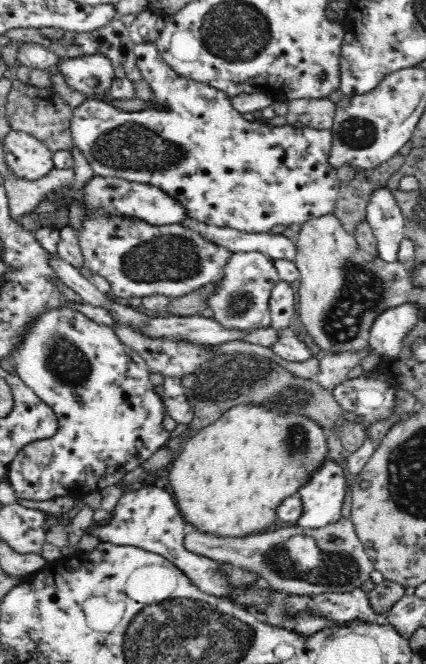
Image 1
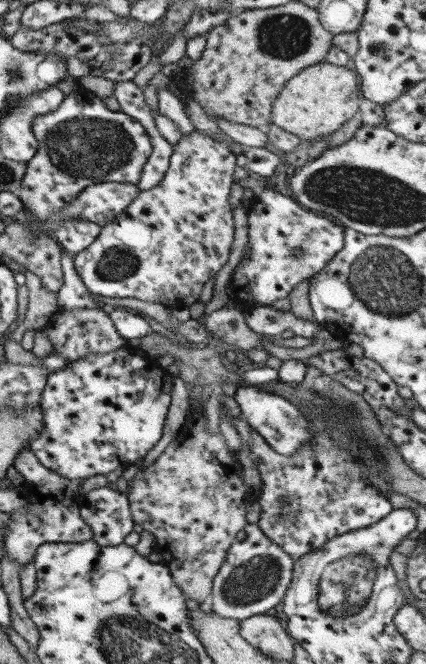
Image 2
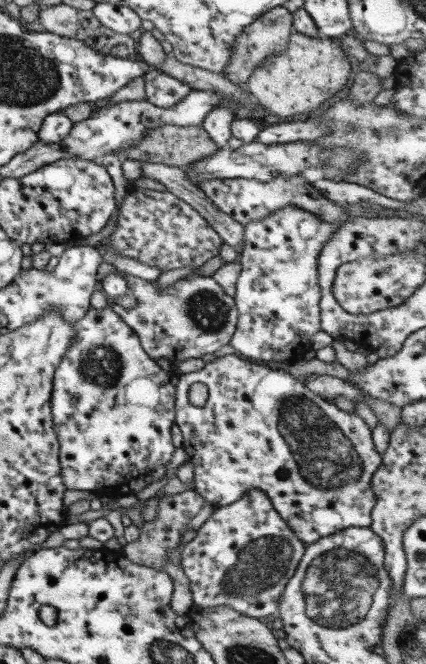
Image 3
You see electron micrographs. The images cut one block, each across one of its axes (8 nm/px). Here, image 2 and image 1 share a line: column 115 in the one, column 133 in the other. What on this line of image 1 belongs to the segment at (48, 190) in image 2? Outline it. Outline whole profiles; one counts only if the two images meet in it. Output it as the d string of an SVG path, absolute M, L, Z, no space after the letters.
M146 41L142 44L136 44L134 54L137 58L137 65L141 70L141 75L150 88L154 90L160 103L166 105L165 110L157 108L146 108L138 112L123 112L115 108L110 103L103 102L102 97L87 98L87 100L73 109L73 118L70 125L71 137L73 143L85 156L88 164L96 175L104 178L116 177L123 178L133 183L144 183L150 186L161 188L166 194L169 194L174 200L177 200L185 208L187 216L200 222L216 225L219 227L230 227L239 231L260 233L270 232L276 224L289 227L291 224L302 224L306 220L318 218L319 216L332 213L335 207L336 199L339 196L341 181L336 177L336 169L328 163L329 154L332 146L333 133L330 129L313 129L310 127L302 127L297 129L292 125L273 126L267 122L244 120L243 115L232 107L230 97L221 90L211 87L206 83L199 83L192 79L182 77L168 66L164 59L160 56L157 45Z

